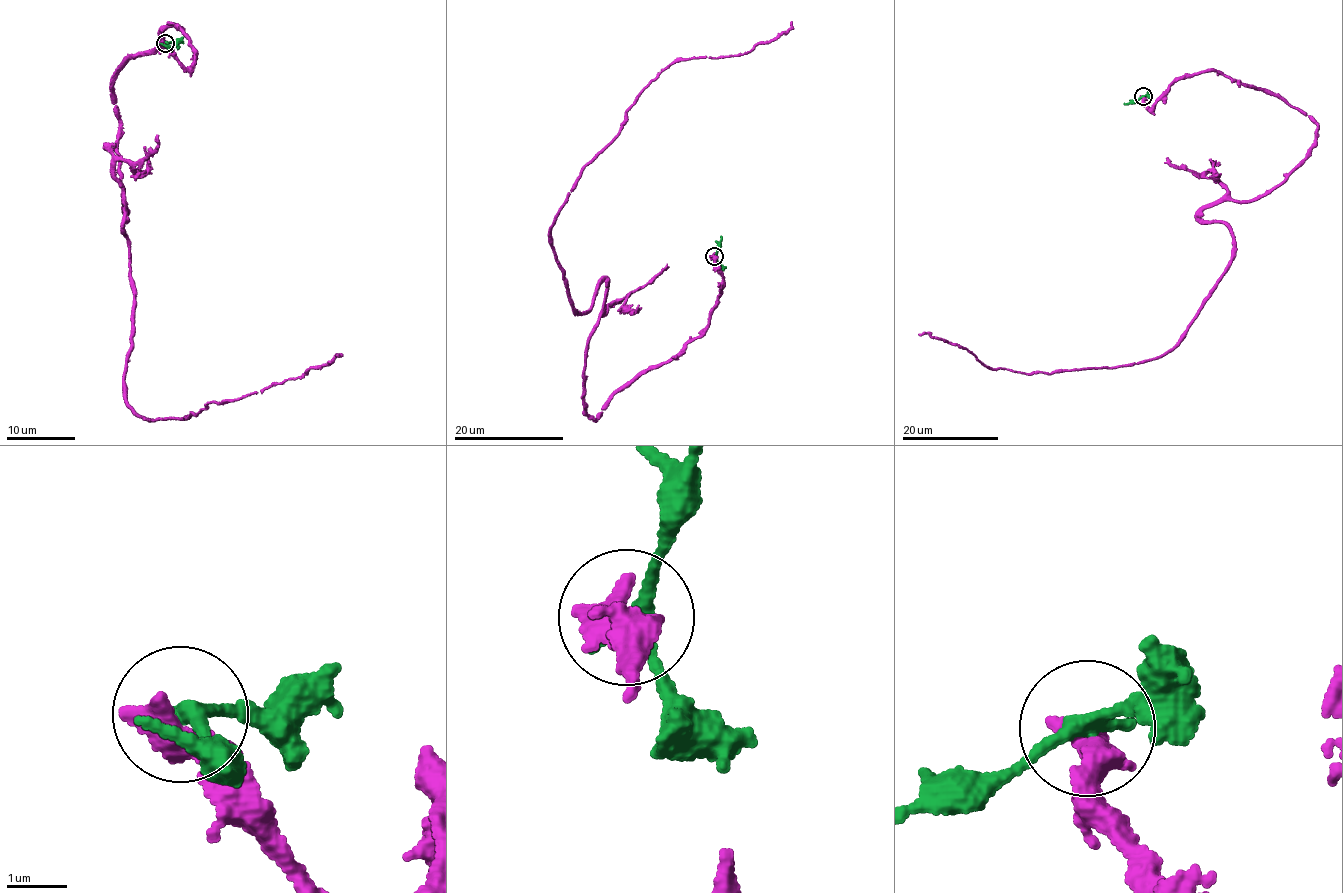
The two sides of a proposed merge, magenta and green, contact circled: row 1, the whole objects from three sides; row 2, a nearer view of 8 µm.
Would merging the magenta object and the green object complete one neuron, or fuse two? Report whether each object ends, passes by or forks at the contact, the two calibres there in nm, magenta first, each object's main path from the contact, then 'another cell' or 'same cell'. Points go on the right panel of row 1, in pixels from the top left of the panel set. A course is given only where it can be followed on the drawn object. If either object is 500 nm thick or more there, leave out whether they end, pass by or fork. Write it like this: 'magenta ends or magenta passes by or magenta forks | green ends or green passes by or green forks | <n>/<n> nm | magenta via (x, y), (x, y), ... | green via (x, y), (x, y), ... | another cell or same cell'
550/260 nm | magenta via (1143, 97), (1219, 71), (1317, 126), (1283, 181), (1200, 211), (1232, 260), (1181, 342), (1025, 373), (919, 335) | green via (1143, 96), (1129, 104), (1124, 103) | another cell

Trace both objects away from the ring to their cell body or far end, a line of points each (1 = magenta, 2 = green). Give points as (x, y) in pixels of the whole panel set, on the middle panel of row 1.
1: (713, 256), (701, 334), (585, 415), (607, 284), (572, 308), (557, 214), (663, 70), (792, 22)
2: (714, 256), (721, 236)

